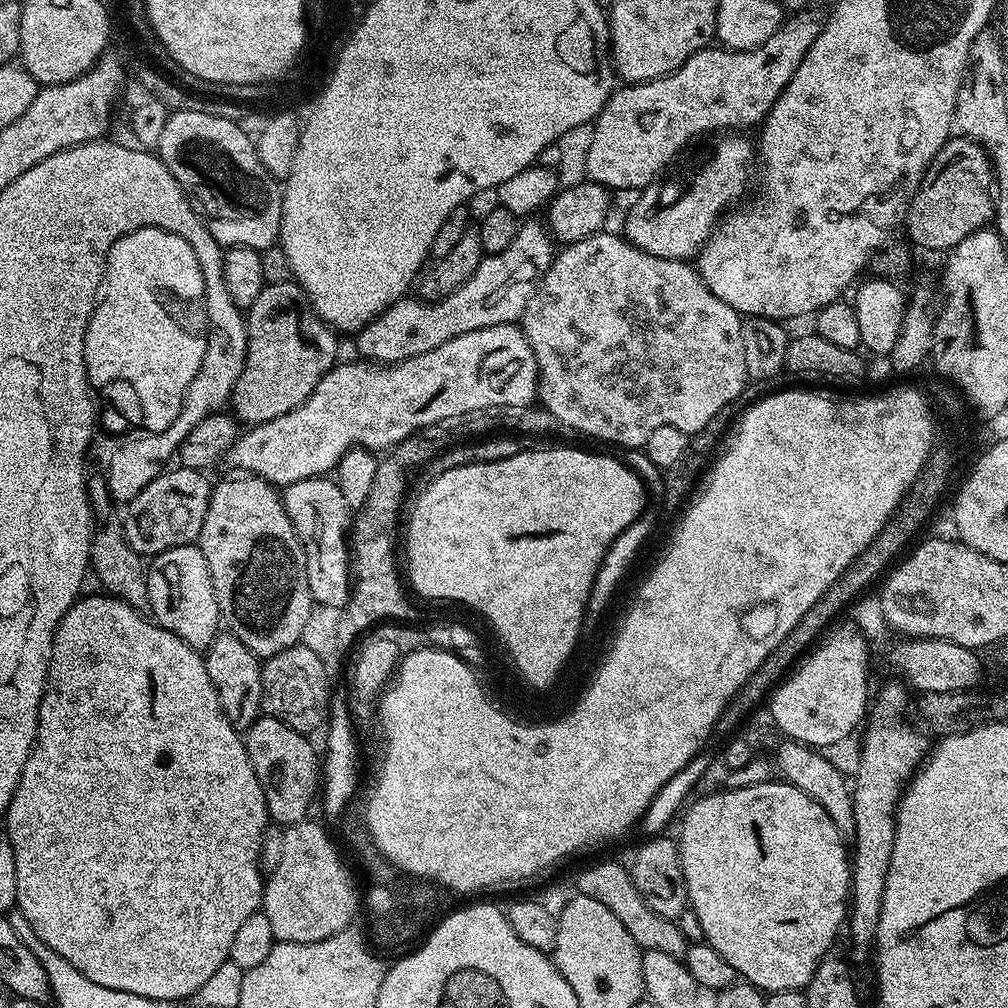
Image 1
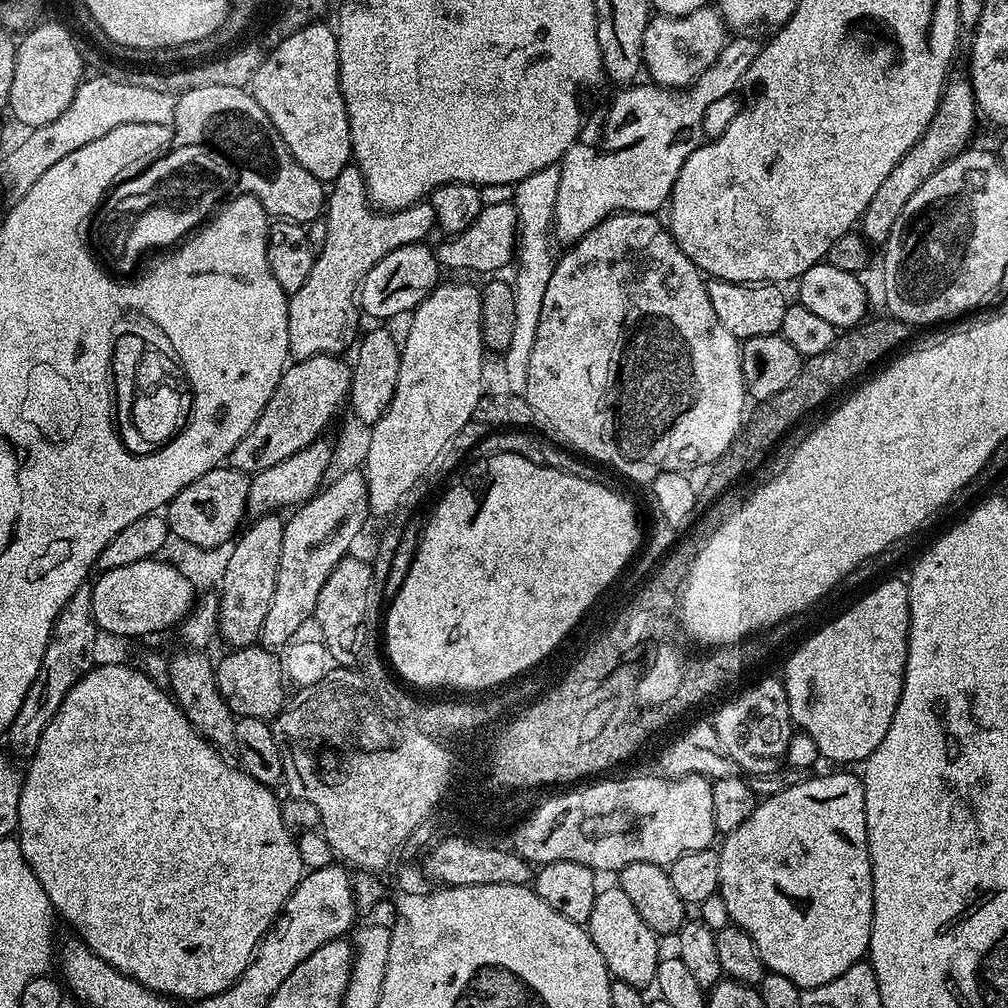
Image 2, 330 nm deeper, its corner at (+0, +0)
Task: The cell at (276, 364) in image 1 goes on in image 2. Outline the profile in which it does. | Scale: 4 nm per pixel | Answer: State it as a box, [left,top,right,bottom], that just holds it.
[288,166,436,361]

